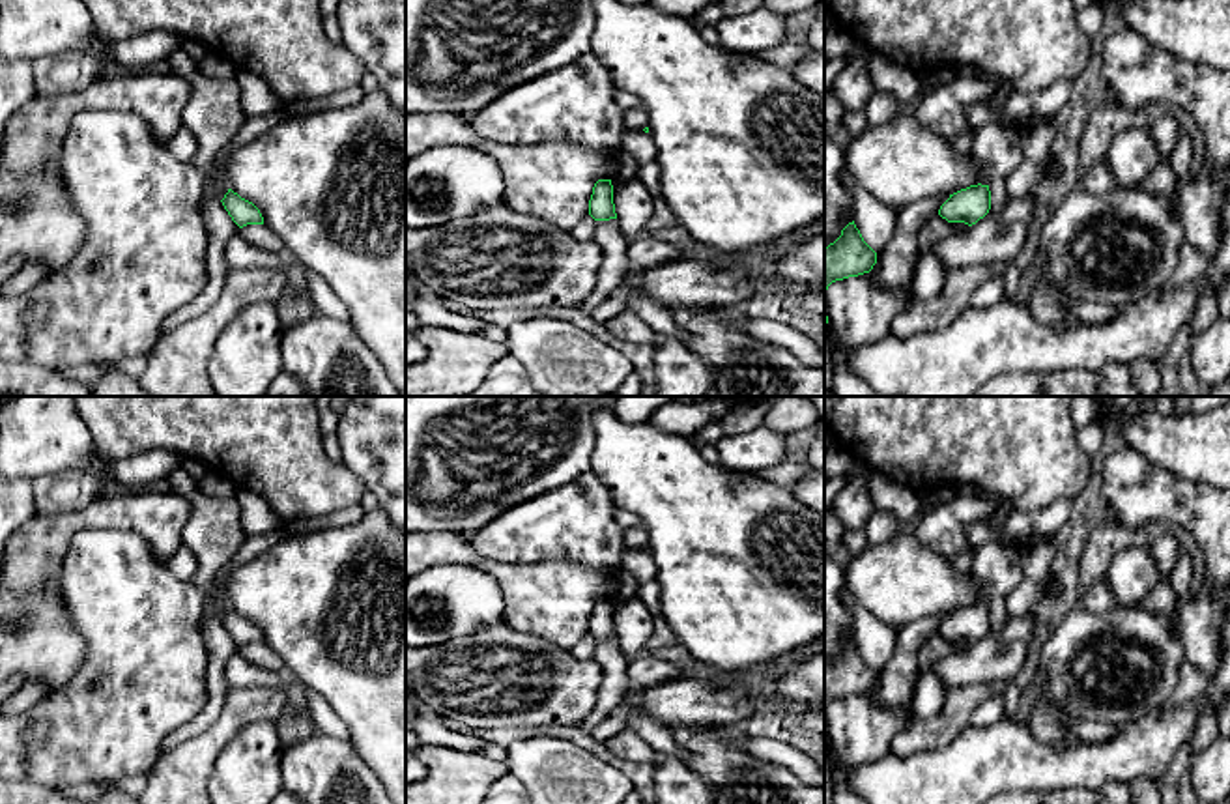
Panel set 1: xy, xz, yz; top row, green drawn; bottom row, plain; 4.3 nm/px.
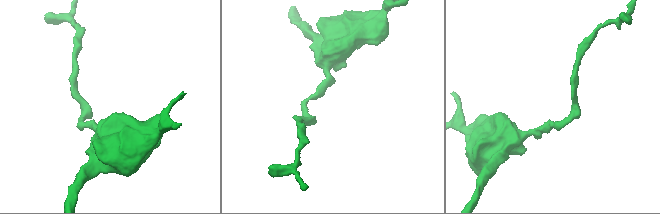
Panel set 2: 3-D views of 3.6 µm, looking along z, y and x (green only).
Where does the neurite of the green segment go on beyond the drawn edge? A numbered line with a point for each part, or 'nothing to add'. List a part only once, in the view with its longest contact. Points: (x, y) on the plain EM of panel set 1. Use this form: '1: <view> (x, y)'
nothing to add

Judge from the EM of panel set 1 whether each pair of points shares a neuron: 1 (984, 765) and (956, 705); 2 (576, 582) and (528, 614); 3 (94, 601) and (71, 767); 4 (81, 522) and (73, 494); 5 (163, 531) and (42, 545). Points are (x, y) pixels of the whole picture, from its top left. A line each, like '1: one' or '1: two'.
1: two
2: one
3: one
4: two
5: one

